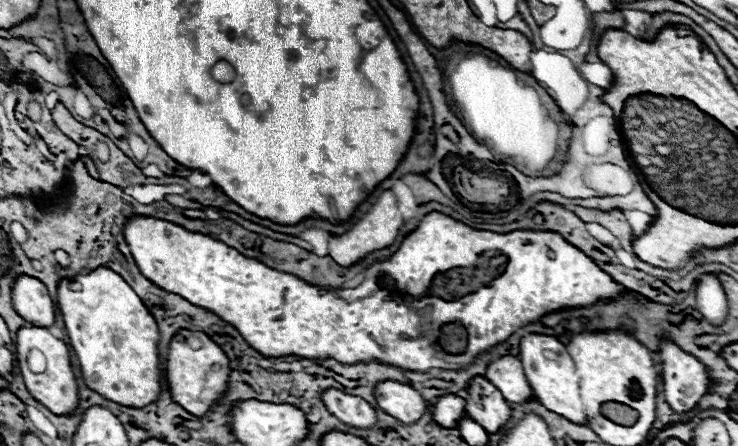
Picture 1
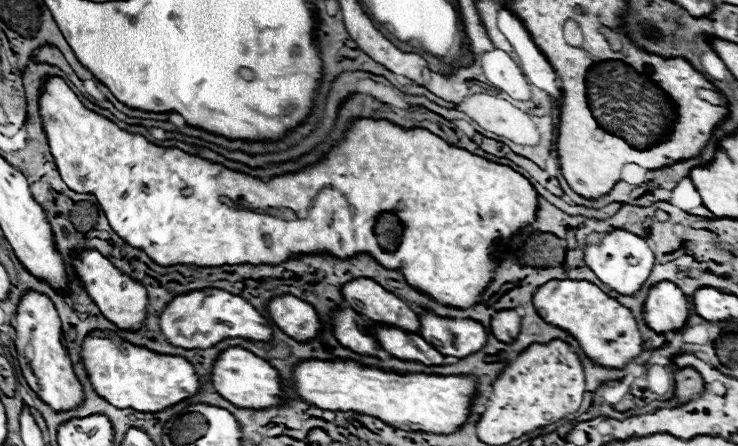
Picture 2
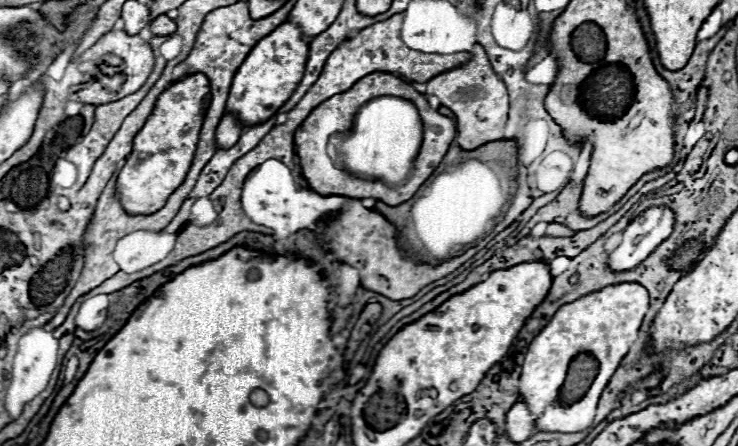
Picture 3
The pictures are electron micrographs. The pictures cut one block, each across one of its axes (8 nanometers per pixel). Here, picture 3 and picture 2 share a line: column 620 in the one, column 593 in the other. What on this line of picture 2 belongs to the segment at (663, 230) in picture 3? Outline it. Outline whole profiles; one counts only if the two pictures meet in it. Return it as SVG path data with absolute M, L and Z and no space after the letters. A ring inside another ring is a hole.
M612 230L602 236L600 244L590 244L584 248L584 262L612 290L620 294L636 294L642 288L642 284L646 282L654 266L654 252L650 250L644 238L628 230Z

